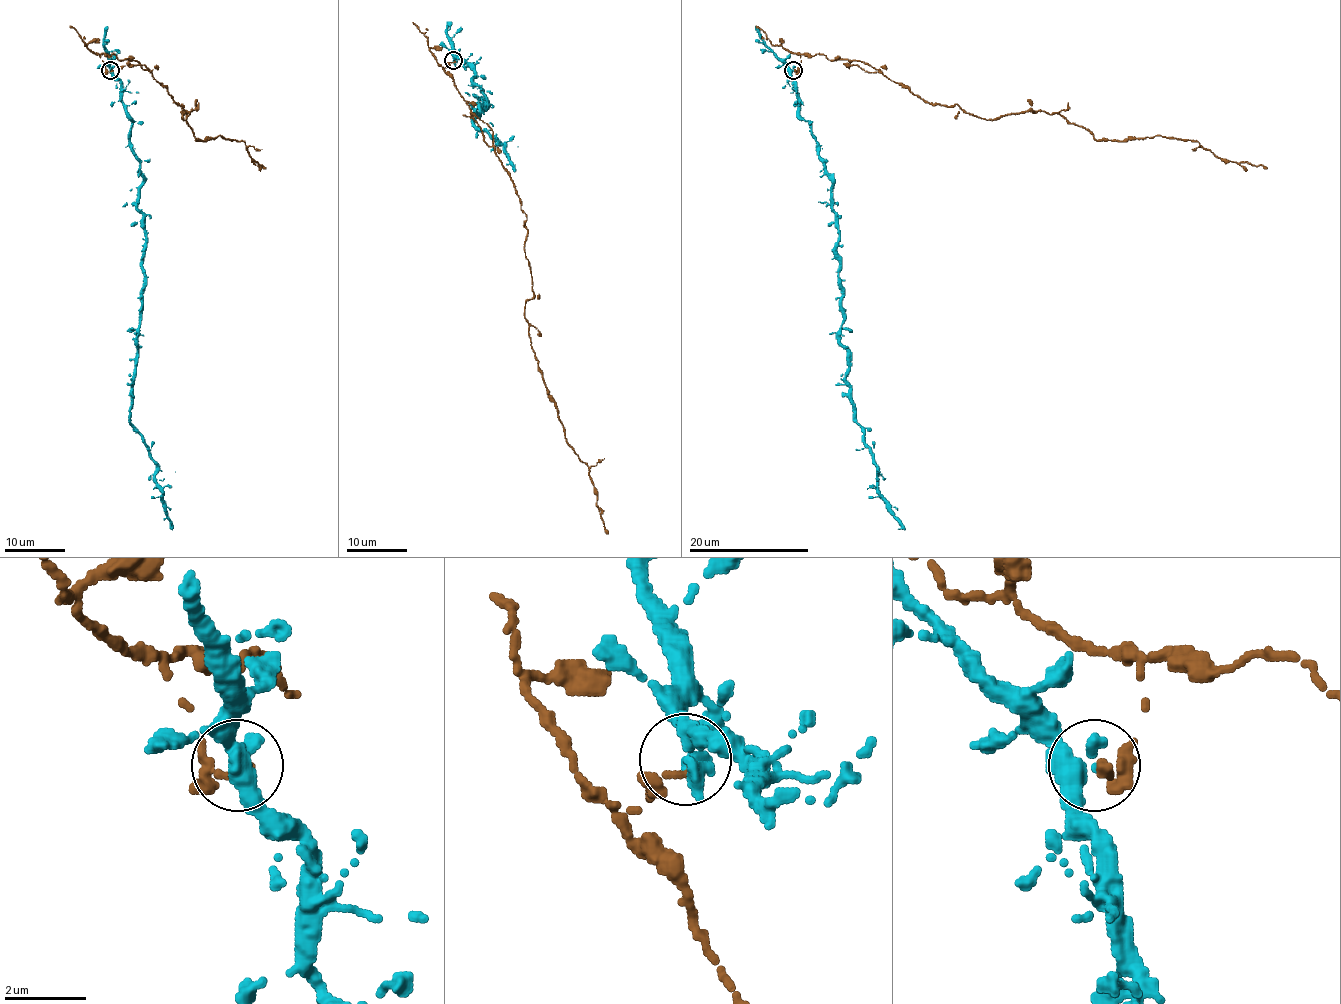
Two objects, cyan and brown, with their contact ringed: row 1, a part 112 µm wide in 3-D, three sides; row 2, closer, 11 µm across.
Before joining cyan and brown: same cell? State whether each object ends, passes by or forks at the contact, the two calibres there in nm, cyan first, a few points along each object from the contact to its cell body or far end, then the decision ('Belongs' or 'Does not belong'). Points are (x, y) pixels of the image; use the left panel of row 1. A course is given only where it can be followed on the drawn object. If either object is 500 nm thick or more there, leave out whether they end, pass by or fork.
At the ring cyan ends. At the ring brown ends. Thickness 360 nm (cyan) against 260 nm. Course of cyan: (110, 70), (121, 82), (143, 182), (137, 210), (145, 287), (130, 421), (155, 464), (172, 529). Course of brown: (111, 70), (101, 54), (136, 60), (182, 120), (191, 111), (196, 140), (242, 141), (265, 168). Does not belong

